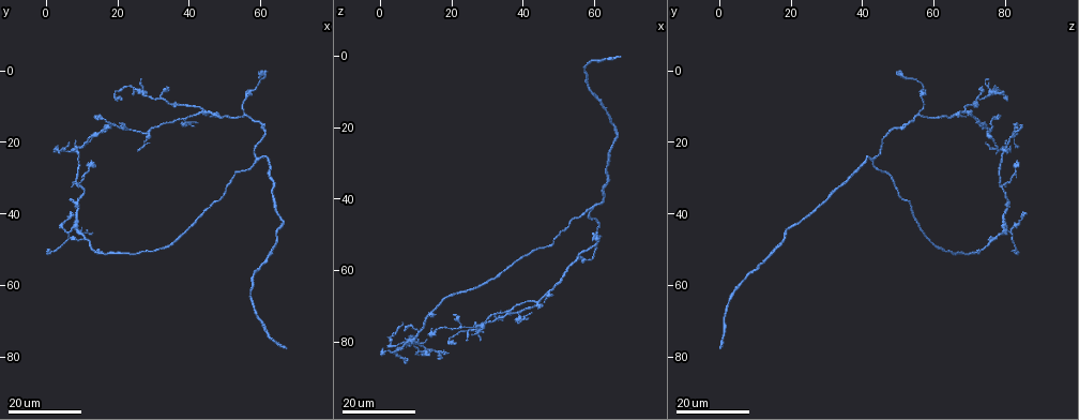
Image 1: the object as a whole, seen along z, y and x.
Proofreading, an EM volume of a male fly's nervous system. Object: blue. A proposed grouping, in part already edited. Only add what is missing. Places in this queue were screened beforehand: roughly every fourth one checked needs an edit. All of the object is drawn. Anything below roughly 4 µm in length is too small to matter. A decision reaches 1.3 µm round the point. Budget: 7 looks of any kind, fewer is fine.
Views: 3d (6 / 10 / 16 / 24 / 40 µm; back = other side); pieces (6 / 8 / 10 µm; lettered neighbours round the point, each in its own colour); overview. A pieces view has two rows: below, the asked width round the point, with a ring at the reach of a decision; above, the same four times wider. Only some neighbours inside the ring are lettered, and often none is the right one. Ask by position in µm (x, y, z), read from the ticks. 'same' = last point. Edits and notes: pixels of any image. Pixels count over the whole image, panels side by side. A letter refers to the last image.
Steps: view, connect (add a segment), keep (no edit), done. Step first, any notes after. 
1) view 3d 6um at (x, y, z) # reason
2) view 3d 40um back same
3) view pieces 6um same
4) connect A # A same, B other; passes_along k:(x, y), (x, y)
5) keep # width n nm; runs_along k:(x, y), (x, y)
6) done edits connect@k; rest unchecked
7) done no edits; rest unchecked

view 3d 16um at (27.5, 5.5, 79.5) # branch stops here

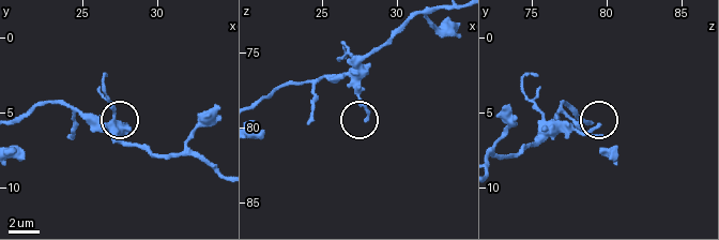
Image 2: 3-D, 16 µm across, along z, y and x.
view pieces 8um at (28.0, 5.8, 79.4) # what lies round it

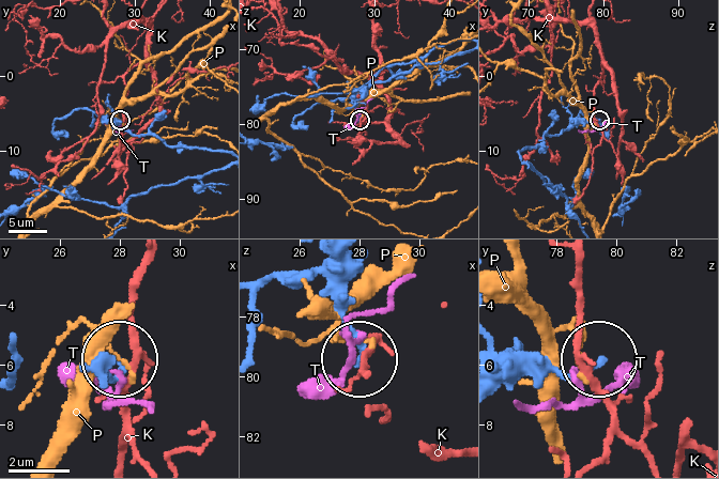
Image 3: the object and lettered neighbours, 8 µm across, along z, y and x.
keep # K other, P other, T other; runs_along 3:(502, 376), (570, 376), (599, 361); no lettered segment goes on from it

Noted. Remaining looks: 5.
view 3d 24um at (7.5, 19.0, 81.0)

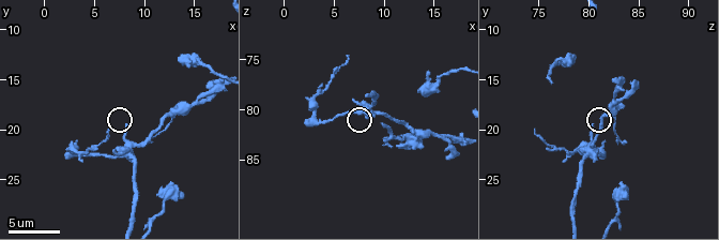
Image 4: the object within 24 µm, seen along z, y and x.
view pieces 6um at (8.2, 19.6, 80.2)

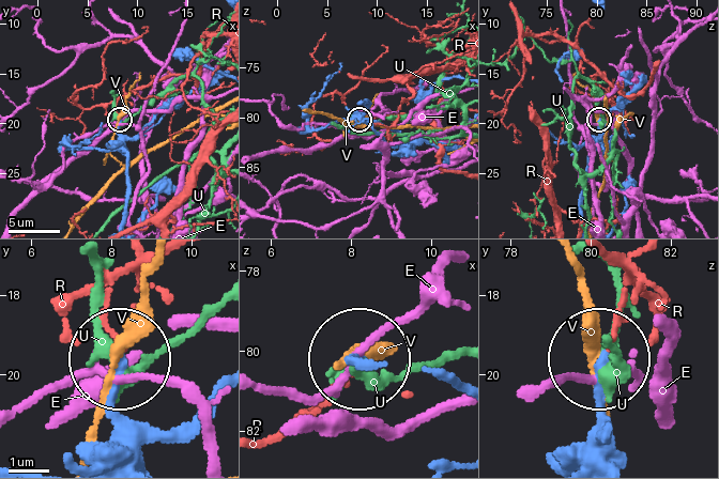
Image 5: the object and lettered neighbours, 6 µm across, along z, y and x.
keep # width 200 nm; E other, R other, U other, V other; runs_along 5:(122, 220), (127, 156), (117, 130), (119, 121); none of them fits

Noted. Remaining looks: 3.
view 3d 24um at (21.0, 7.5, 80.0) # long arm stops here

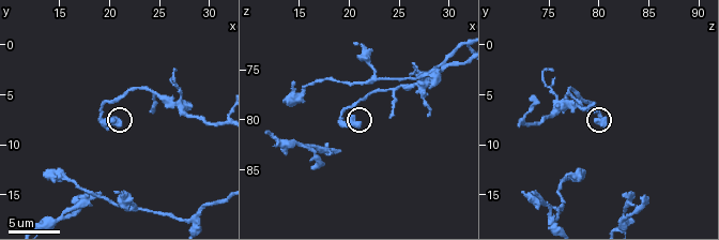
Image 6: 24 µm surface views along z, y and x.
view pieces 10um at (20.8, 8.2, 80.2)

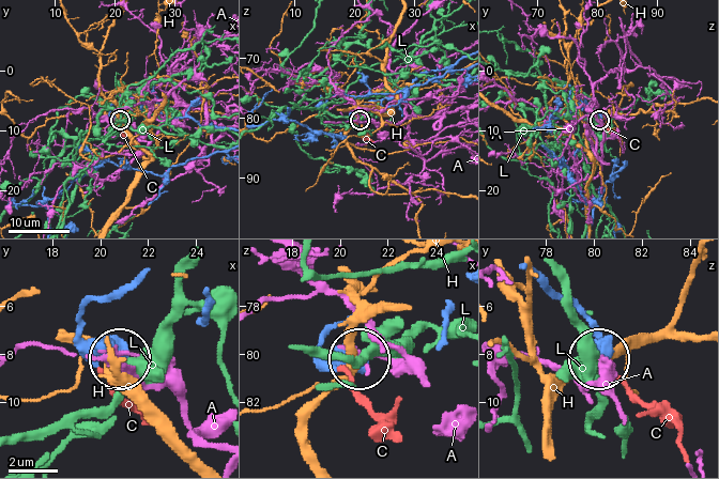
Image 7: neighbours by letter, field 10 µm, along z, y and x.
connect C # A other, C same, H other, L other; the neuron continues

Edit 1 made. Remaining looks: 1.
done edits connect@7; rest unchecked

